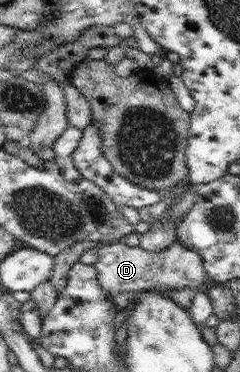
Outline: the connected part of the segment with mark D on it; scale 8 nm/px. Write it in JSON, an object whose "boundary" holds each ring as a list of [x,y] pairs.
{"boundary":[[[177,239],[170,247],[163,249],[163,251],[157,251],[157,253],[149,253],[149,251],[145,251],[141,247],[127,246],[123,241],[113,243],[113,245],[106,243],[100,246],[99,259],[97,259],[93,267],[97,270],[99,283],[110,297],[114,297],[121,292],[132,295],[147,289],[197,289],[207,279],[201,255],[191,251],[191,249],[187,249],[187,247],[183,247]]]}

